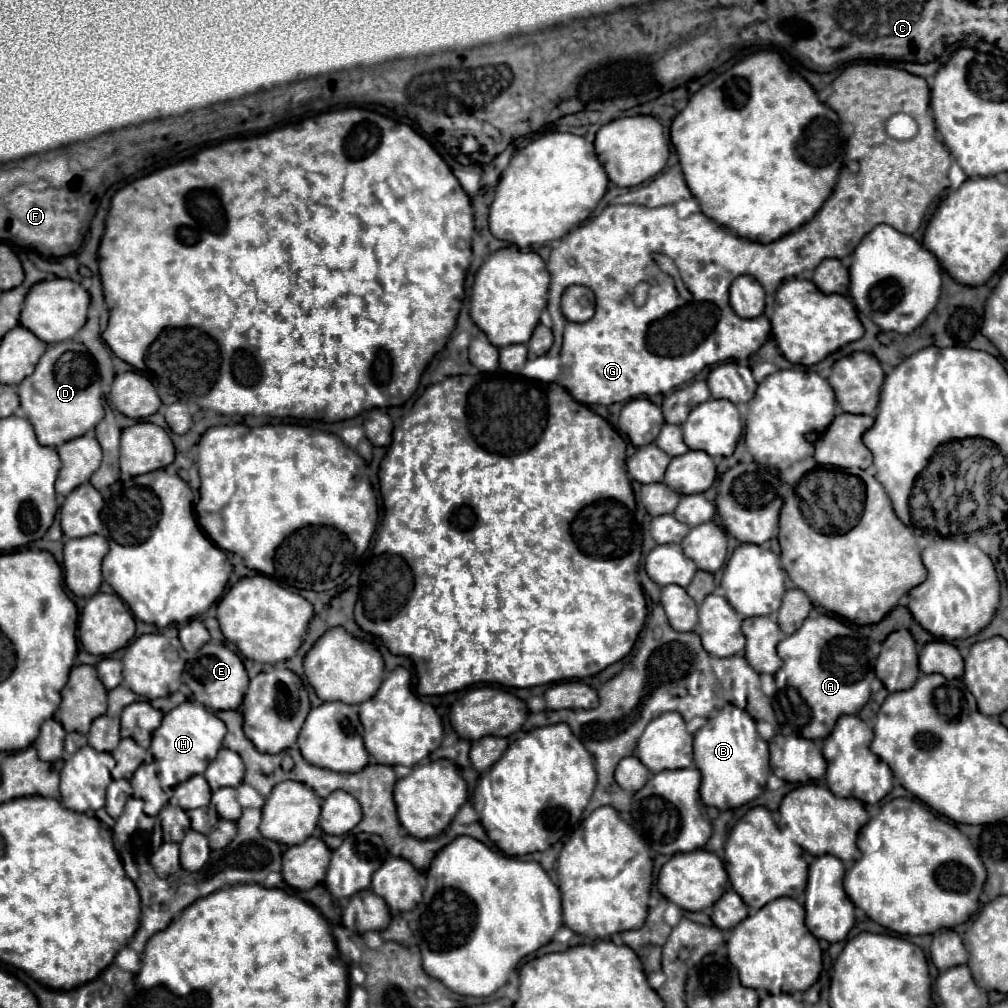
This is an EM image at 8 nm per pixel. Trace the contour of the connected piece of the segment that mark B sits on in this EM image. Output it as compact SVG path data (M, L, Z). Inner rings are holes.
M725 705L717 717L709 719L697 733L695 733L695 741L693 741L693 749L695 749L695 767L701 771L701 799L705 805L709 807L717 807L719 811L727 811L727 809L735 809L741 807L749 801L753 801L767 783L767 775L769 775L769 751L767 751L767 743L757 735L755 729L755 721L753 717L743 711L737 709L733 705Z

